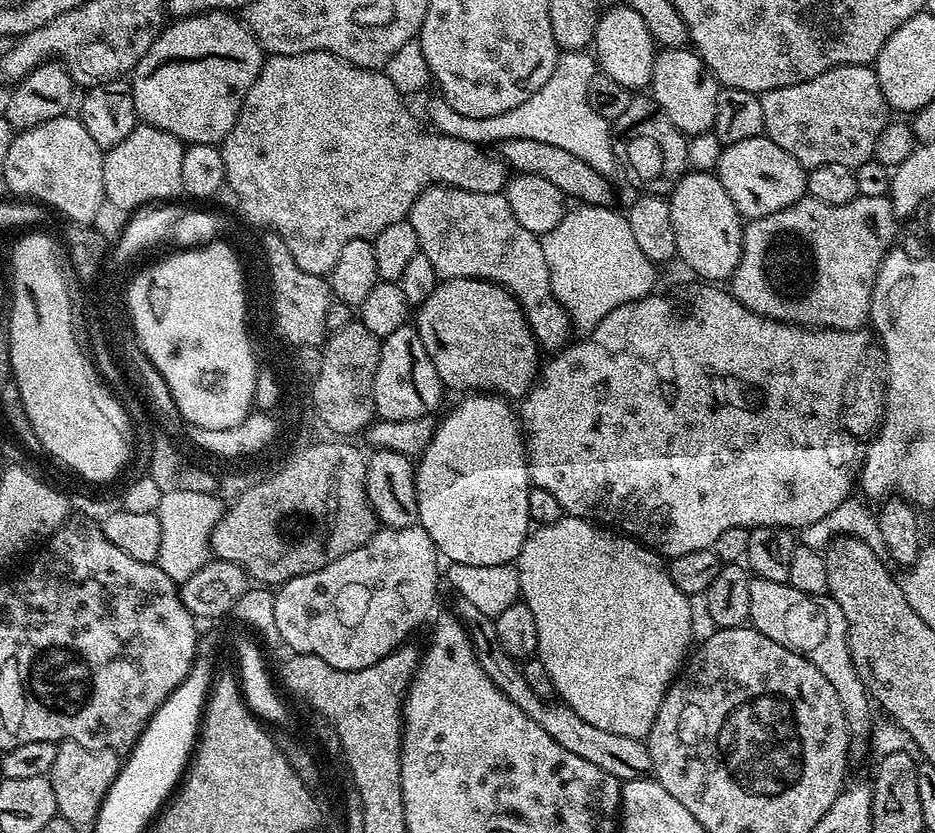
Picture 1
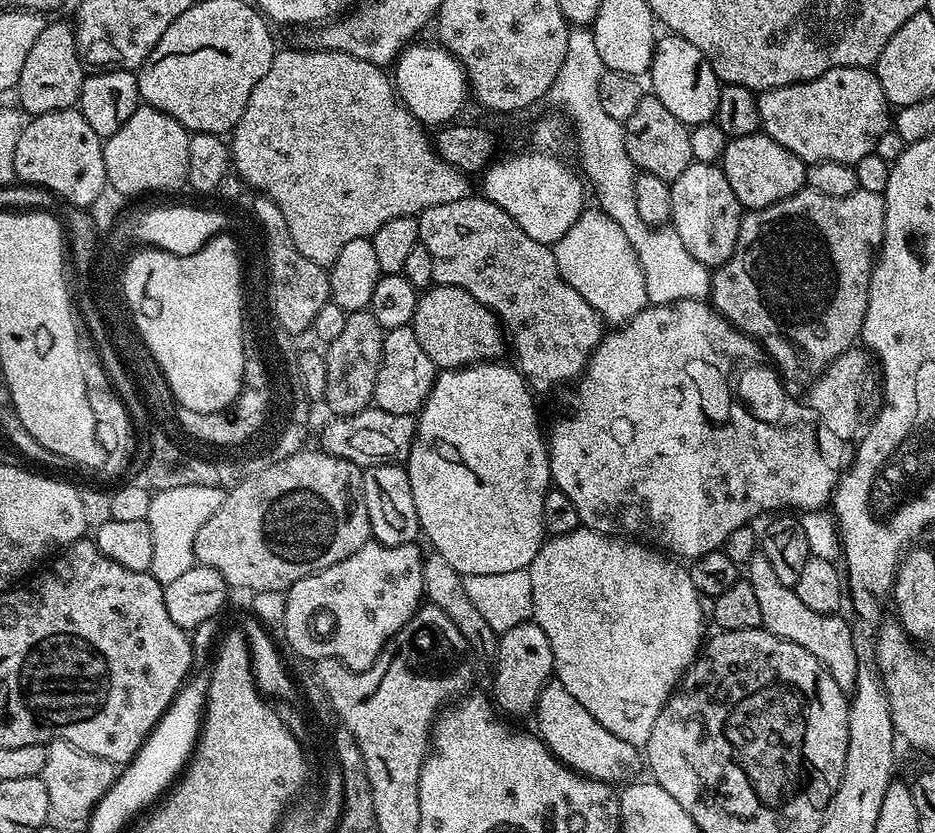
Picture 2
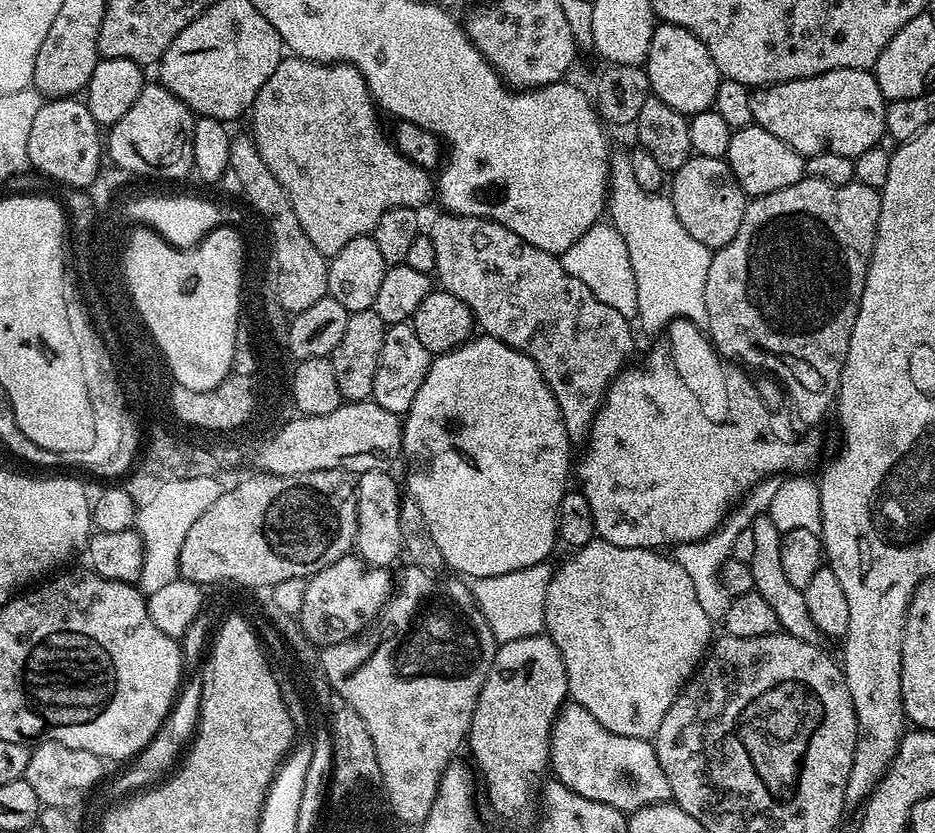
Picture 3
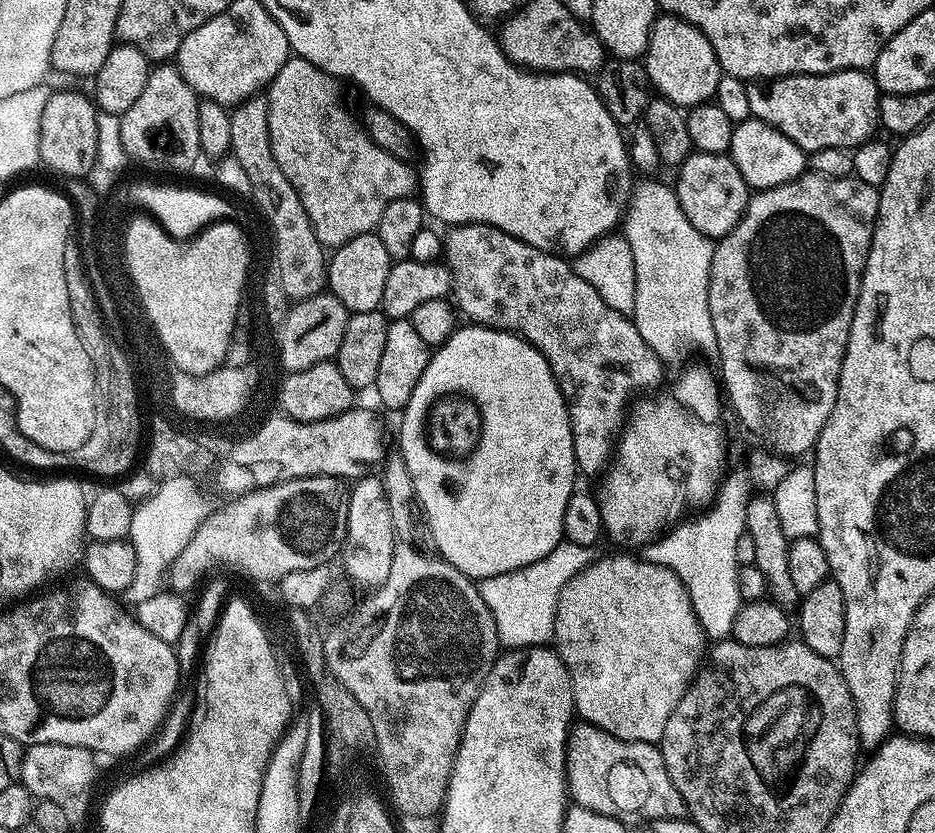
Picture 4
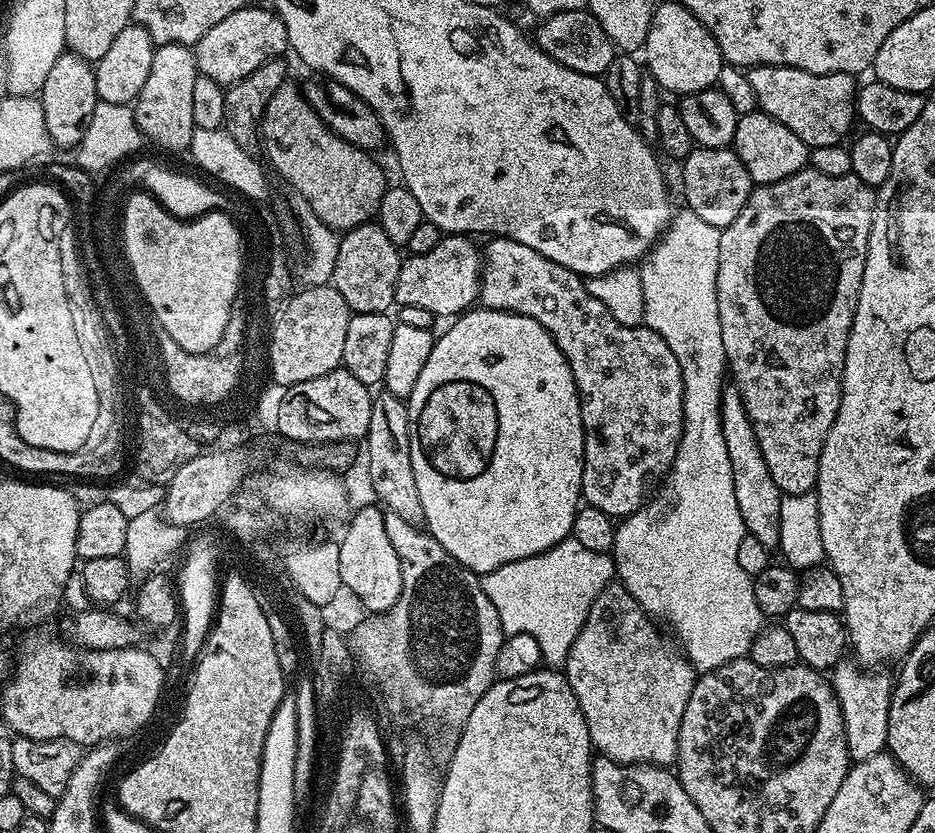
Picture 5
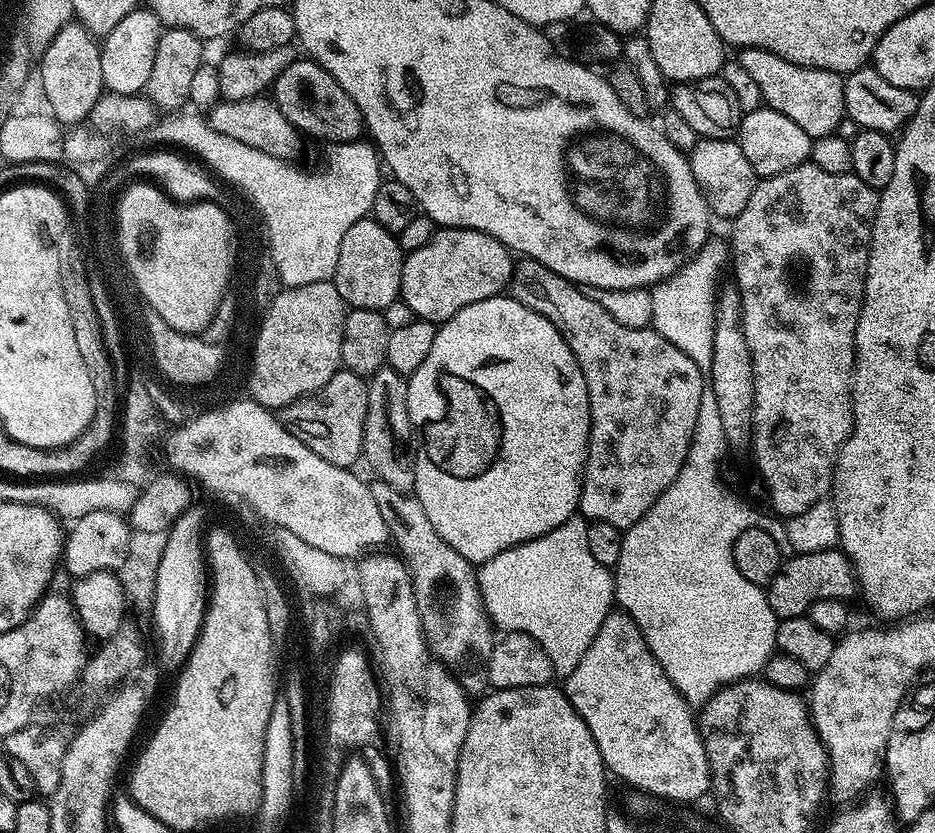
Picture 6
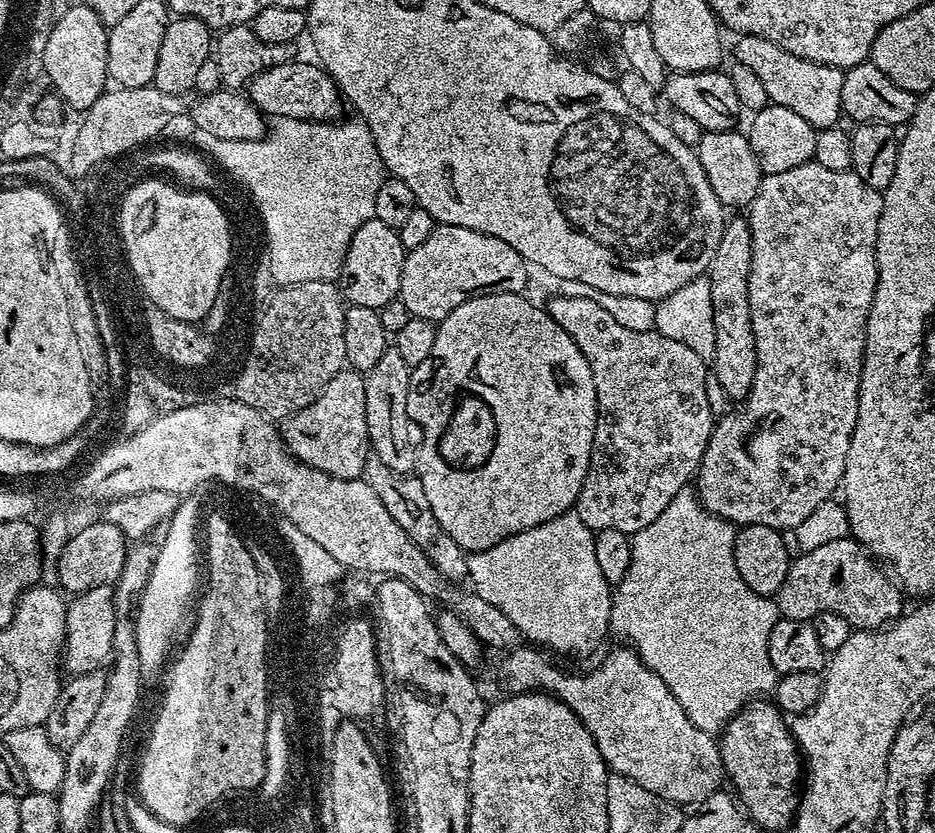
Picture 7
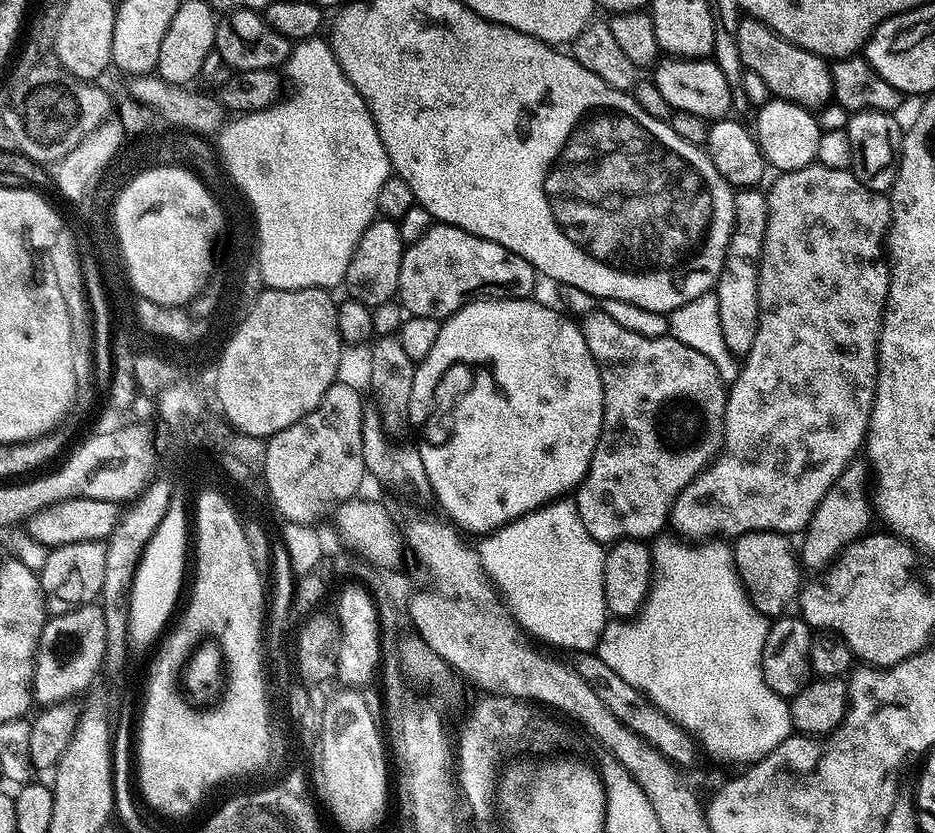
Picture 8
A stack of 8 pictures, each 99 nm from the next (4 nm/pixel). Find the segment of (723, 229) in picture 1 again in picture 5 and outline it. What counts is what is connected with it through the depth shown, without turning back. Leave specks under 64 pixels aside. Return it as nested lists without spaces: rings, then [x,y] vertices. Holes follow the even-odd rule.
[[[693,147],[690,155],[682,162],[682,168],[687,211],[698,214],[702,222],[710,222],[710,226],[721,230],[730,226],[734,218],[738,218],[738,214],[742,214],[742,206],[746,206],[754,185],[750,174],[746,174],[746,166],[742,166],[735,150],[731,147]]]

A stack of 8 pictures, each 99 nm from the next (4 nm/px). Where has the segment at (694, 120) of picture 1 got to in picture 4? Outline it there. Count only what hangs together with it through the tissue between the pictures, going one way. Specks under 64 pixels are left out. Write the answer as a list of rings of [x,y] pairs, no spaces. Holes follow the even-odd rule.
[[[657,15],[652,23],[652,33],[648,39],[648,50],[642,57],[651,87],[656,88],[661,97],[687,110],[696,104],[709,103],[718,90],[722,75],[720,63],[714,54],[714,46],[690,22],[677,16]]]

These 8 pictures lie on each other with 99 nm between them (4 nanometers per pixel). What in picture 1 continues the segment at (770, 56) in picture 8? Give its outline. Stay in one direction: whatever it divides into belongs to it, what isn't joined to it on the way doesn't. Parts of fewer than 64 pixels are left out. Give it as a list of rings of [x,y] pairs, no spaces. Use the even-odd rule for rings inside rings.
[[[843,64],[841,68],[826,70],[810,82],[798,82],[794,86],[782,86],[760,96],[762,115],[766,118],[764,135],[773,140],[786,154],[790,154],[805,170],[818,166],[846,166],[855,170],[859,164],[873,159],[874,144],[890,121],[890,109],[878,86],[875,67],[866,64]]]

